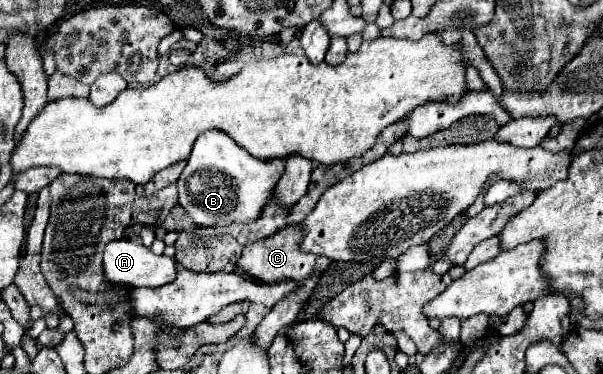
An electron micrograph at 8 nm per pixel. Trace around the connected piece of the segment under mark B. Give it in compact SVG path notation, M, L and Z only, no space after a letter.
M216 130L204 132L204 136L196 140L188 164L178 178L178 204L192 218L196 228L248 224L260 218L282 174L282 158L260 160L250 156L232 138Z

